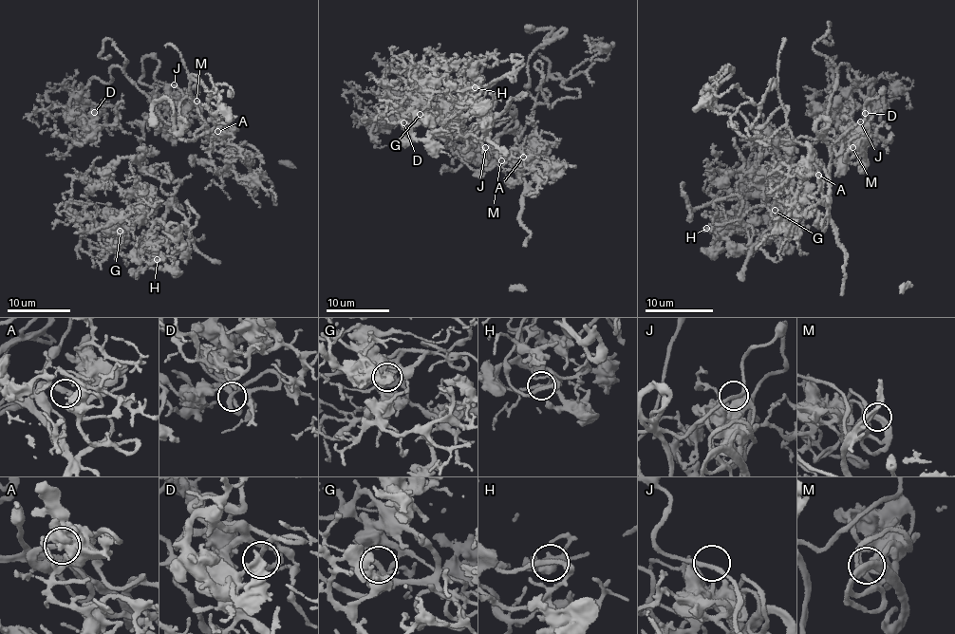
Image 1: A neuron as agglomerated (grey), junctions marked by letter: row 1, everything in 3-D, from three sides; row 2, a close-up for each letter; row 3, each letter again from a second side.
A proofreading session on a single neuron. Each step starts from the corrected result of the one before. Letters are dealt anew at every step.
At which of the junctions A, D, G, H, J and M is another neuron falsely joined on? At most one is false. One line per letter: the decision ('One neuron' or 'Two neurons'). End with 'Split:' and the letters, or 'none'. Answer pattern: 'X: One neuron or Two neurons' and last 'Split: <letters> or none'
A: One neuron
D: One neuron
G: One neuron
H: One neuron
J: One neuron
M: One neuron
Split: none

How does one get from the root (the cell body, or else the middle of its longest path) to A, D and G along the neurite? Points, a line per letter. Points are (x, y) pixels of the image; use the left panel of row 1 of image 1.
A: (174, 86), (179, 87), (183, 99), (183, 126), (194, 135), (216, 136), (213, 138), (208, 135), (217, 130)
D: (174, 86), (183, 99), (182, 127), (165, 122), (116, 66), (111, 82), (89, 82), (95, 113)
G: (174, 86), (167, 105), (144, 124), (139, 161), (165, 192), (176, 191), (164, 225), (131, 217), (120, 231)

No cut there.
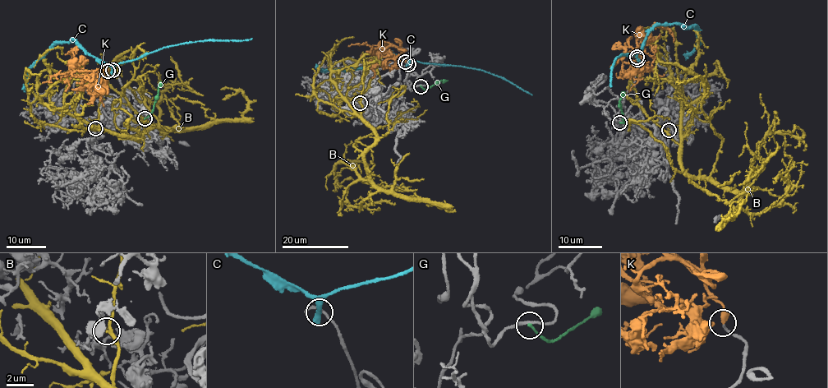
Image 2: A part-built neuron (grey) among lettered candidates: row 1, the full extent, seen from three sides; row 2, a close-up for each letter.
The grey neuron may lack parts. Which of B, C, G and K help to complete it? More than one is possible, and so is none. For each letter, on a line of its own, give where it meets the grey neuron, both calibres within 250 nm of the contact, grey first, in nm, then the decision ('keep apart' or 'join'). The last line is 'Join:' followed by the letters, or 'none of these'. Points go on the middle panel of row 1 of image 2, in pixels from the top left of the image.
B: contact (360, 103); calibres 140 and 240 nm; keep apart
C: contact (408, 64); calibres 200 and 400 nm; keep apart
G: contact (420, 86); calibres 220 and 170 nm; keep apart
K: contact (405, 62); calibres 180 and 420 nm; join
Join: K

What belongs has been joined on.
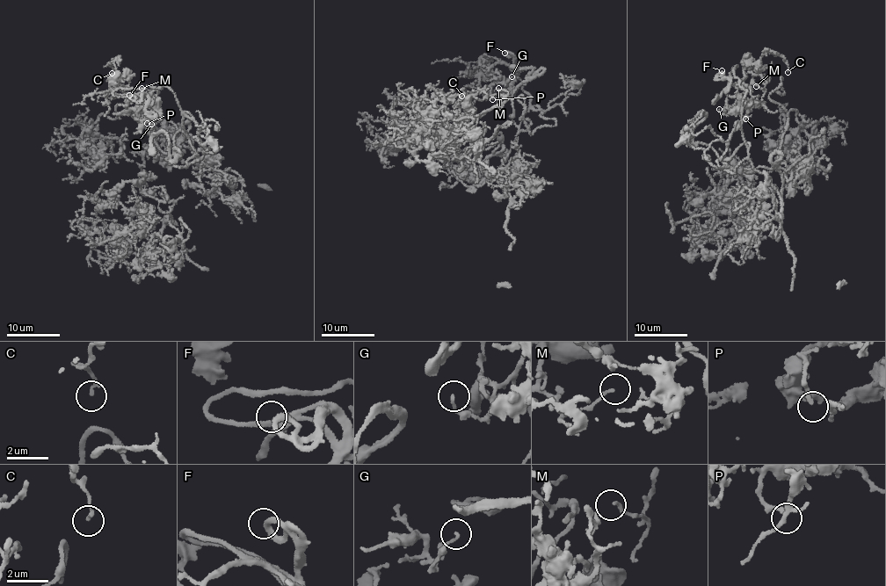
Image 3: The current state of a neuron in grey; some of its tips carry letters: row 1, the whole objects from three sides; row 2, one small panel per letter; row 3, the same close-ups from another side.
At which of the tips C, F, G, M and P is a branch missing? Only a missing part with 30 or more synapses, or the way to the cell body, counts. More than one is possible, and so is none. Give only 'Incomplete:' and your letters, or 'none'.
Incomplete: none

